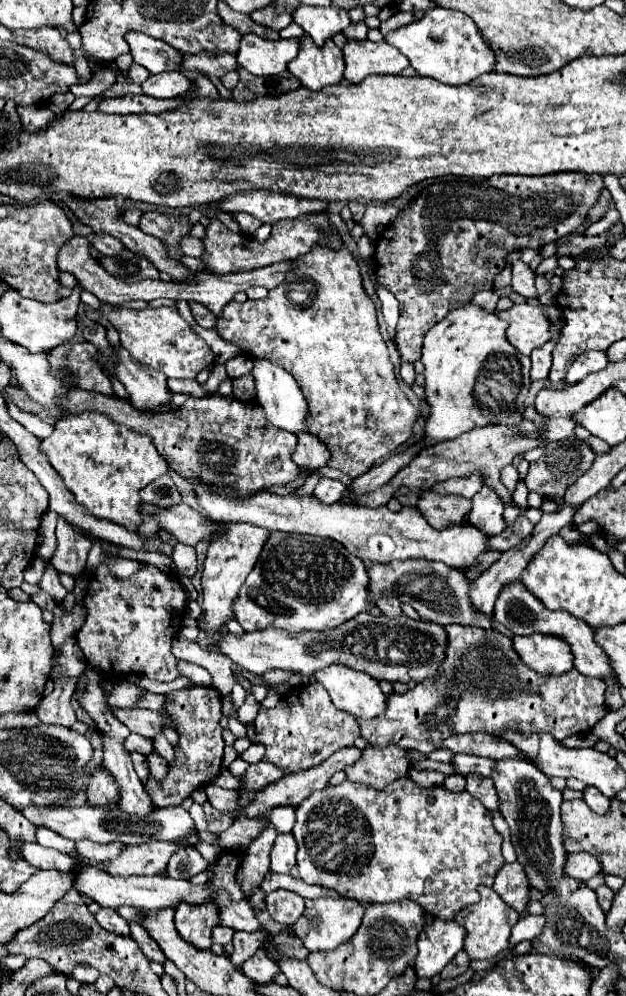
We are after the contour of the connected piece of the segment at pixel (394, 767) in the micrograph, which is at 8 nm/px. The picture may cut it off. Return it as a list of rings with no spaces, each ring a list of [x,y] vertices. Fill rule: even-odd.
[[[367,745],[363,749],[363,761],[345,769],[345,775],[351,783],[361,783],[373,789],[385,789],[395,779],[407,775],[409,765],[403,759],[403,749],[391,745],[391,749],[379,749],[375,745]]]

